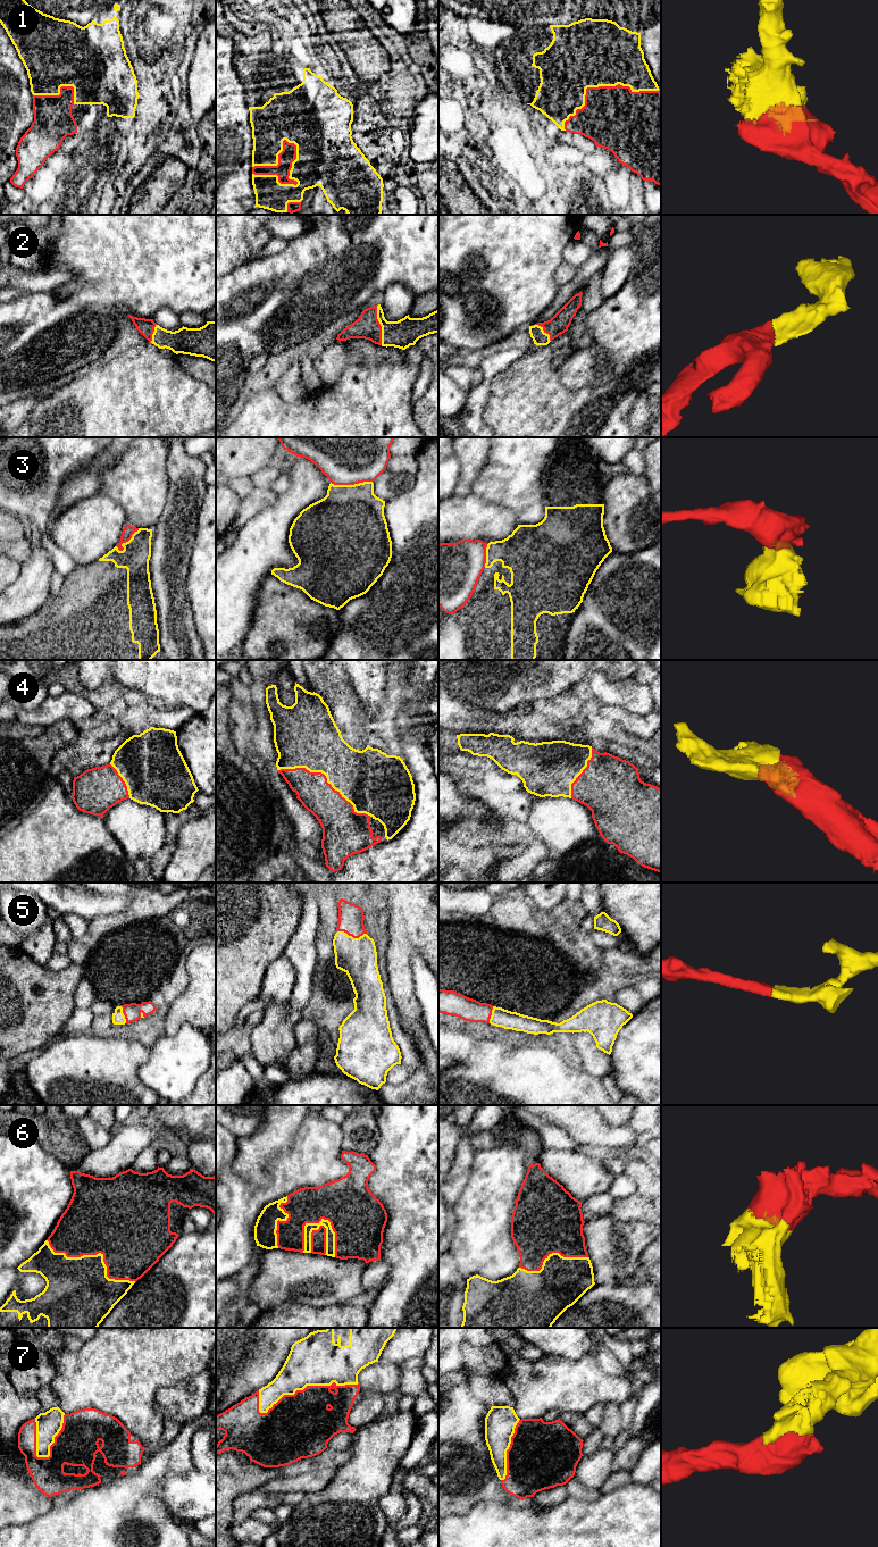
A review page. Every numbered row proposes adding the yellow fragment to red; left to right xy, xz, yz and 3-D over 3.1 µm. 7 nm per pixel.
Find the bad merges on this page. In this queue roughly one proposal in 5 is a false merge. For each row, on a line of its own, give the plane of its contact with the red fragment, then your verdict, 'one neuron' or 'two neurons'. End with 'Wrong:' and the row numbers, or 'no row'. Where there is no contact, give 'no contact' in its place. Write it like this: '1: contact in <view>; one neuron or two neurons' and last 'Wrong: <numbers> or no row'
1: contact in xz; one neuron
2: contact in xz; one neuron
3: contact in xz; two neurons
4: contact in xz; one neuron
5: contact in xz; one neuron
6: contact in xy; one neuron
7: contact in xz; one neuron
Wrong: 3

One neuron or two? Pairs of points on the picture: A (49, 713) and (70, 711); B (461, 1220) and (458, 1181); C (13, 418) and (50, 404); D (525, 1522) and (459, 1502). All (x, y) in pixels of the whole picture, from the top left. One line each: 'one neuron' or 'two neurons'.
A: one neuron
B: two neurons
C: two neurons
D: two neurons

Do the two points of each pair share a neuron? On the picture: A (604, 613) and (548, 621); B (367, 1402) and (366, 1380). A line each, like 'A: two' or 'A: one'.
A: two
B: two

